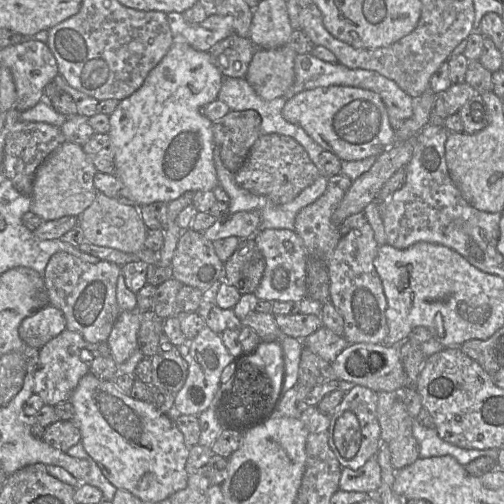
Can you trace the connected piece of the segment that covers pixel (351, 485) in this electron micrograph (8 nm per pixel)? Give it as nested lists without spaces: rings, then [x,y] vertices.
[[[376,456],[371,457],[361,468],[342,468],[339,489],[348,492],[376,493],[381,484],[381,468]]]

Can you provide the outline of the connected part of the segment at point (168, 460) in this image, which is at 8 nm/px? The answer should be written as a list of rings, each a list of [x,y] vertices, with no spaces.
[[[90,372],[84,375],[74,391],[69,397],[74,408],[74,416],[72,421],[79,428],[81,433],[81,443],[88,453],[88,455],[97,463],[103,475],[107,480],[113,484],[117,489],[127,491],[141,501],[145,503],[157,503],[165,500],[177,491],[183,490],[187,486],[188,478],[186,472],[186,462],[189,456],[190,448],[185,445],[183,434],[177,428],[175,420],[173,420],[168,414],[163,414],[159,412],[152,403],[141,402],[131,398],[130,396],[122,393],[118,387],[115,385],[114,381],[103,381],[95,377]]]

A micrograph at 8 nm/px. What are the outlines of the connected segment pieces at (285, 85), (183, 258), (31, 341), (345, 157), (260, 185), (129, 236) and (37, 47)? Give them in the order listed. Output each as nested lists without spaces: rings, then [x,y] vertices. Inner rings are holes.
[[[287,46],[256,49],[249,63],[245,79],[255,93],[265,101],[282,97],[294,81],[294,57],[297,54]]]
[[[191,228],[182,231],[171,264],[173,278],[182,285],[191,286],[204,292],[214,283],[224,281],[223,264],[215,253],[213,243],[205,238],[202,232]]]
[[[49,304],[24,318],[19,325],[18,333],[29,346],[41,349],[65,329],[66,319],[63,312]]]
[[[328,86],[299,92],[288,99],[282,108],[282,117],[300,126],[323,150],[336,155],[341,161],[363,160],[378,156],[394,142],[395,132],[390,126],[387,109],[378,94],[350,86]]]
[[[282,134],[259,135],[249,154],[235,173],[235,181],[241,188],[262,195],[275,203],[292,201],[318,177],[319,171],[304,148],[293,138]]]
[[[98,193],[92,204],[78,217],[85,241],[90,244],[113,248],[125,253],[136,253],[145,248],[147,227],[135,205],[119,198]]]
[[[35,40],[1,49],[1,60],[12,74],[15,108],[19,112],[39,103],[44,87],[59,74],[55,57],[47,44]]]

